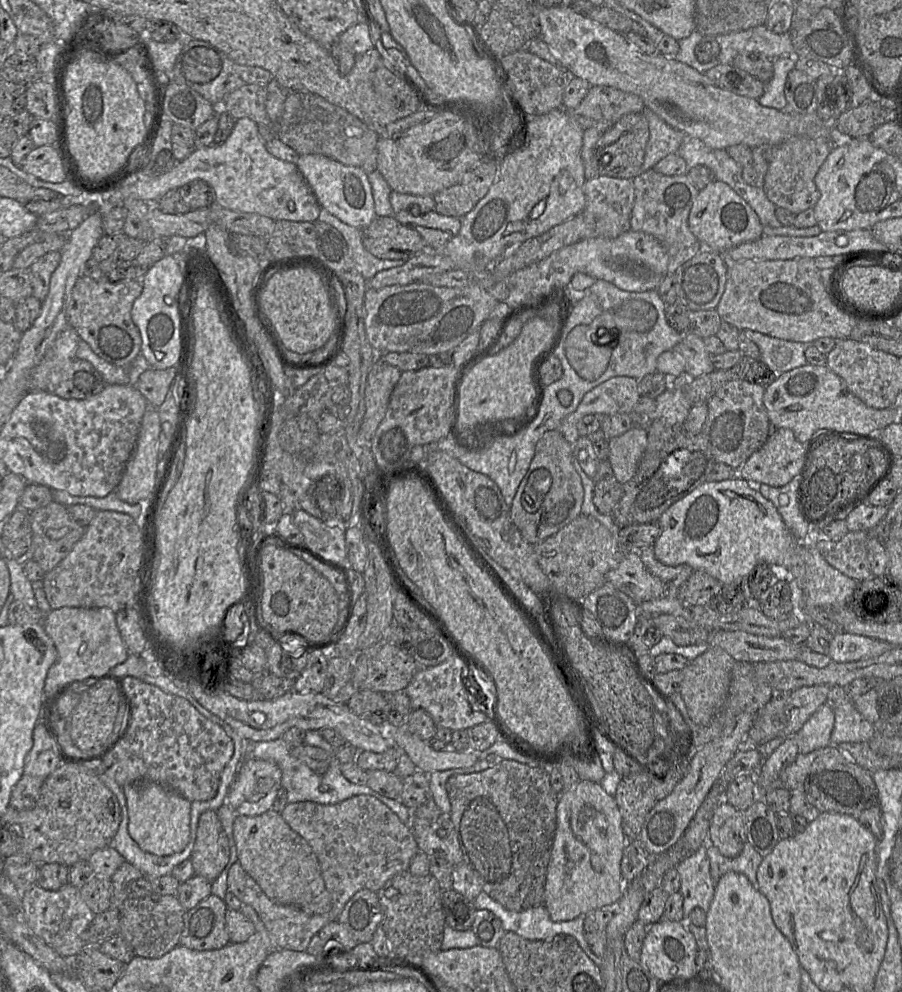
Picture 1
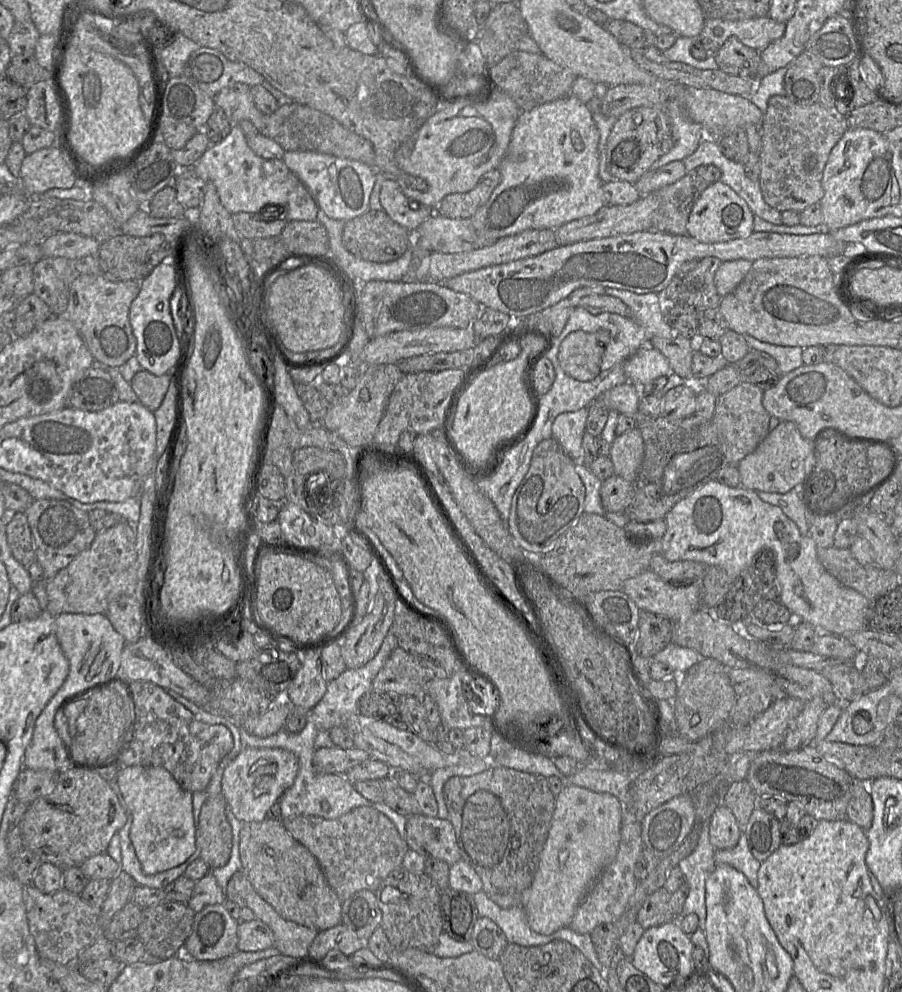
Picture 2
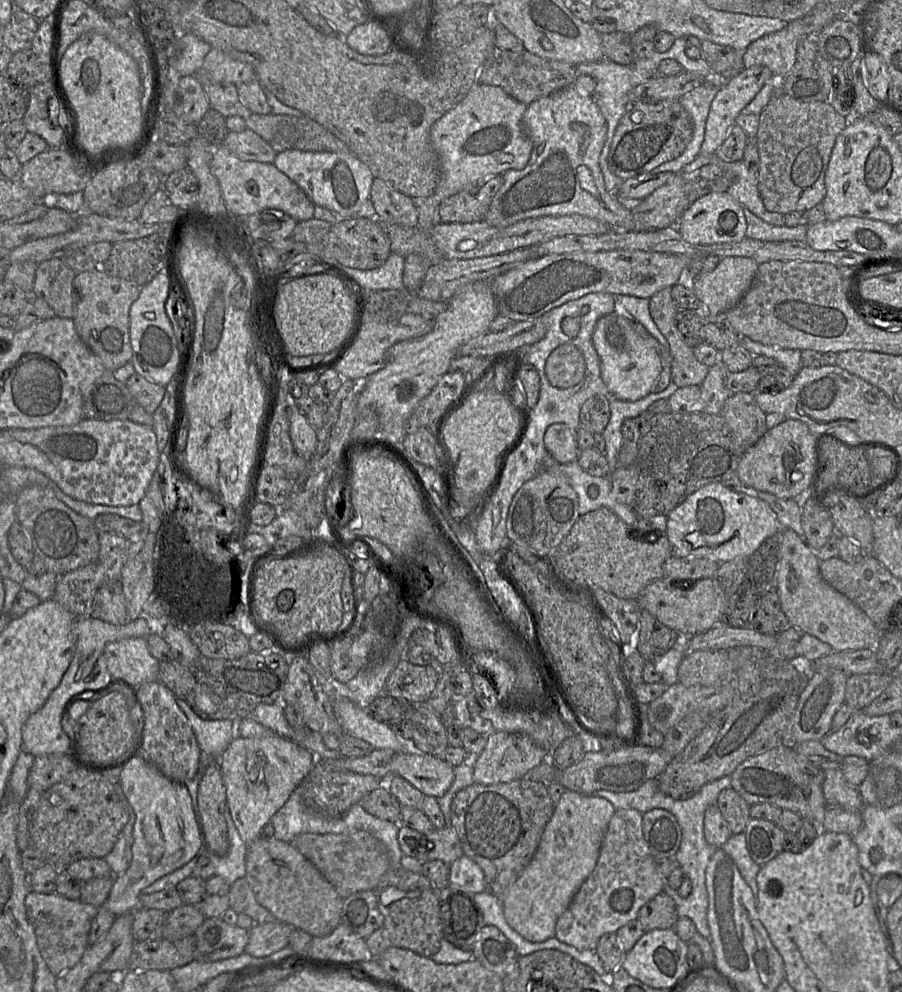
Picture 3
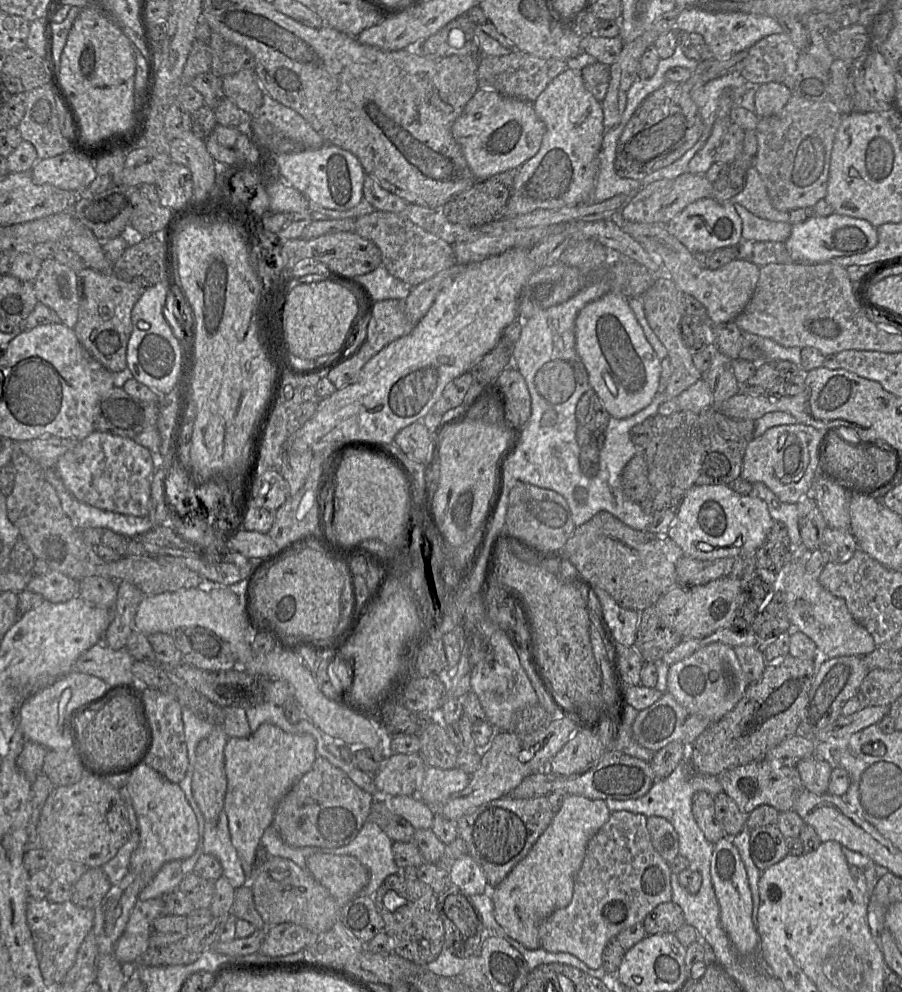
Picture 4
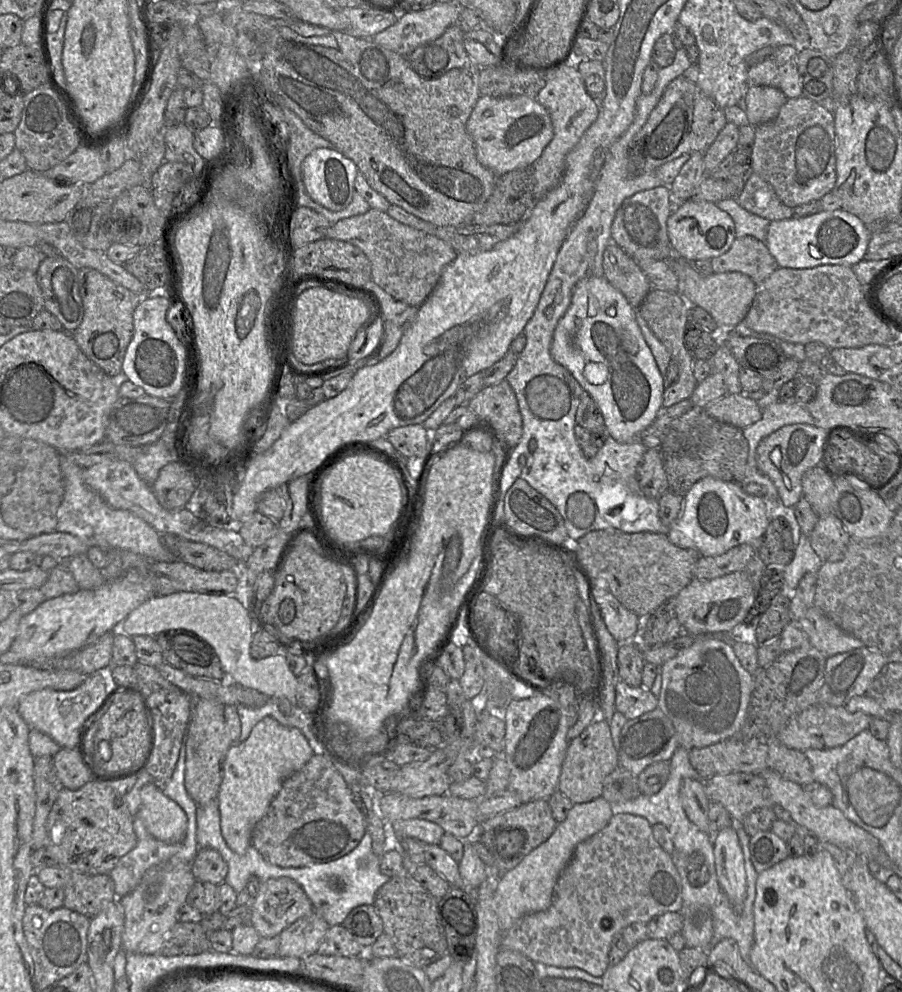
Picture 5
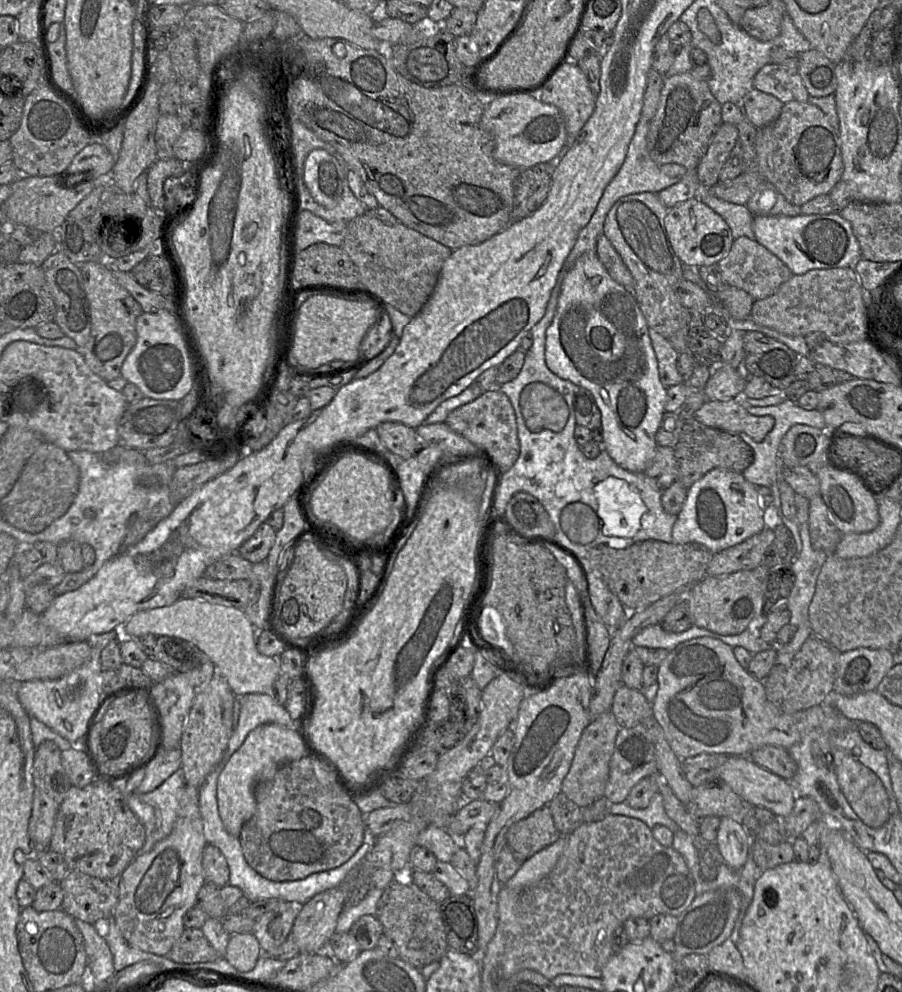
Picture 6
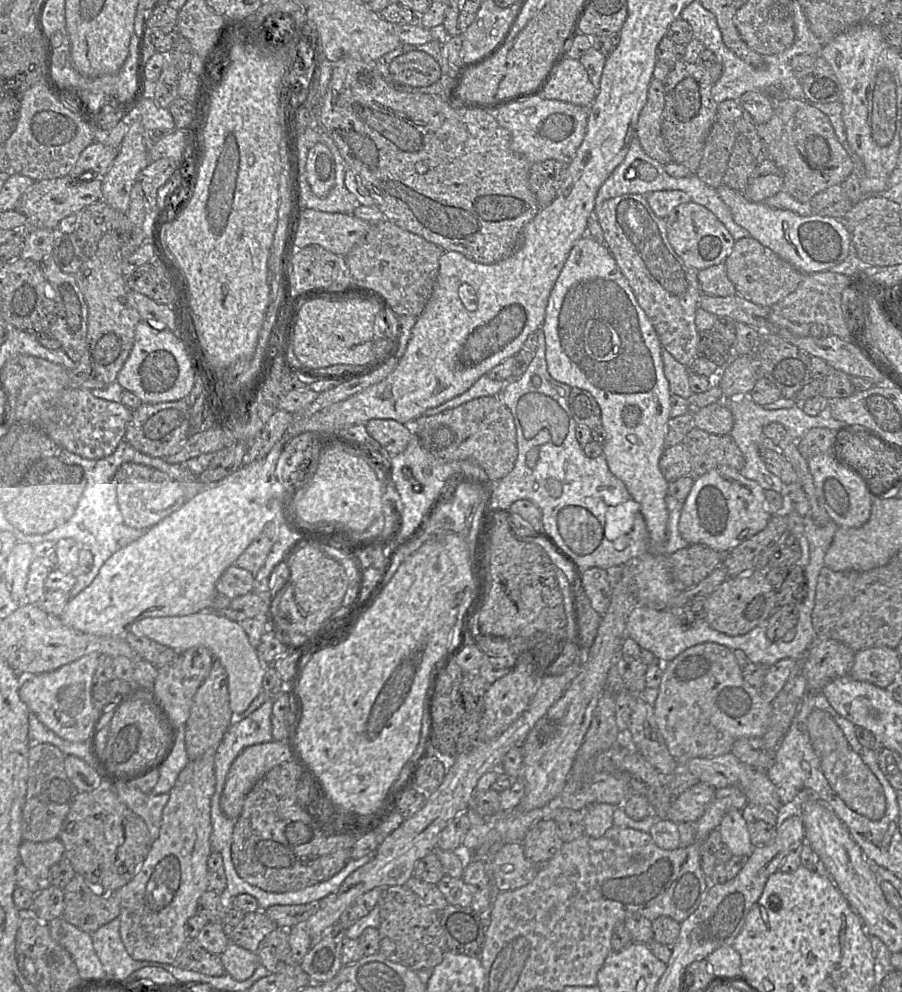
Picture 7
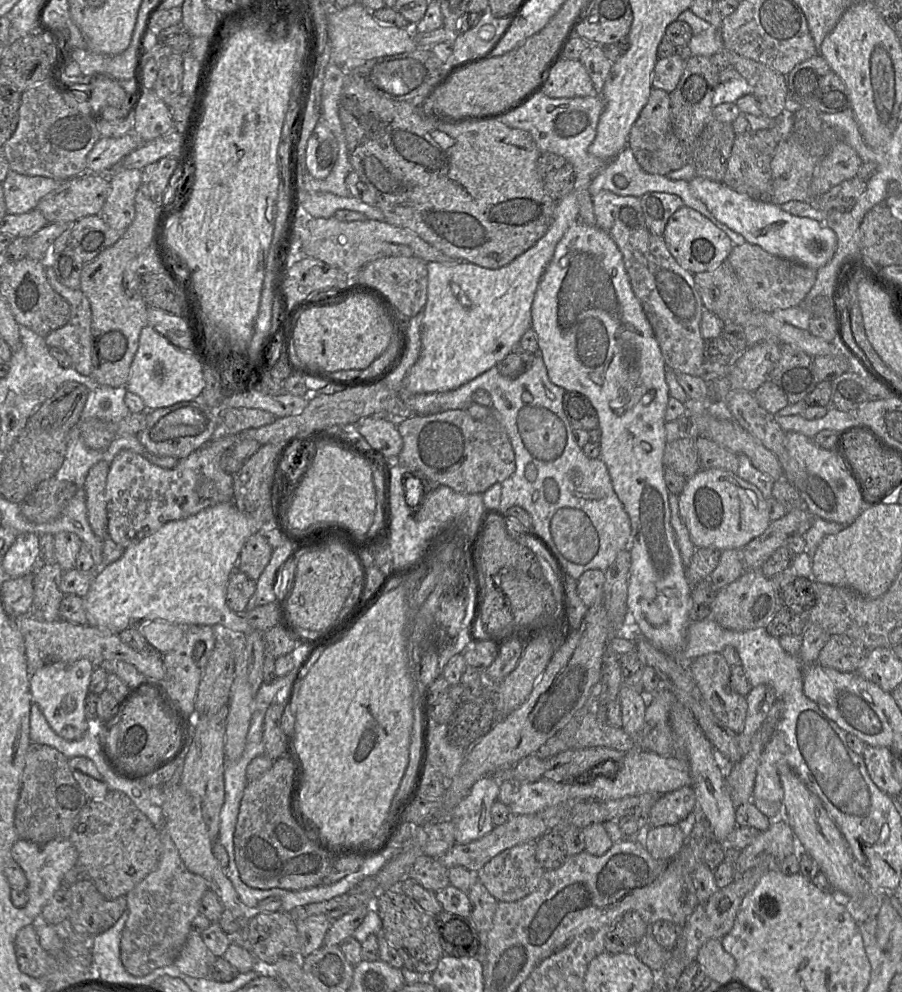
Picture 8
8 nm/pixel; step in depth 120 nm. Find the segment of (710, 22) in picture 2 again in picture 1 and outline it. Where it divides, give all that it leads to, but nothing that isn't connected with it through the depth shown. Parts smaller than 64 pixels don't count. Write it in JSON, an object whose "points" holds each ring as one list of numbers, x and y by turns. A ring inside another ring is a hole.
{"points":[[765,24,717,35,716,40,720,45,717,59,722,64,732,64,734,58,742,52,760,52,770,59,794,56,789,33,774,33]]}

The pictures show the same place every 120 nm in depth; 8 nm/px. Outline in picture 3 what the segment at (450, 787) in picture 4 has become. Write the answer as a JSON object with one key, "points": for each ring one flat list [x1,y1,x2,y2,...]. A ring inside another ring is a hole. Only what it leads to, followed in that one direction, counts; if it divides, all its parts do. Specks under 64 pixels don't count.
{"points":[[394,752,391,773,408,781,423,795,435,798,442,797,454,781,451,765,420,752]]}

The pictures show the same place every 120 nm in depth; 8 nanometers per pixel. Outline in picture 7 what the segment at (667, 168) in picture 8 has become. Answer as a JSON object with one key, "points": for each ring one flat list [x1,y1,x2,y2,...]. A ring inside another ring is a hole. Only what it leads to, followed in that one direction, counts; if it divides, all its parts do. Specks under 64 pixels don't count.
{"points":[[652,78,648,87,647,101,640,111,635,136,642,149,662,165,672,162,661,133,661,117,665,106,663,82]]}

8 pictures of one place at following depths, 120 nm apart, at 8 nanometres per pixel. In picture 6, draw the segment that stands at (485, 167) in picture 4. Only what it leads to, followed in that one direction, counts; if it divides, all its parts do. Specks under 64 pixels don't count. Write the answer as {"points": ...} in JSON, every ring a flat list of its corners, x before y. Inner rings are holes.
{"points":[[523,93,498,96,485,105,482,122,494,138,495,159,519,169,548,161,556,162,567,140,565,120,559,109]]}

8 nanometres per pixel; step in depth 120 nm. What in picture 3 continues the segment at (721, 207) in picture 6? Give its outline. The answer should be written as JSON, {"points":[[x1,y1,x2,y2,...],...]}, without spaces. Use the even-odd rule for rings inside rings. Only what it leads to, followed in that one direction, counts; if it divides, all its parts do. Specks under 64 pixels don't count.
{"points":[[742,206,746,219,746,238,762,241,805,241,807,225,788,227,774,226,754,215]]}

